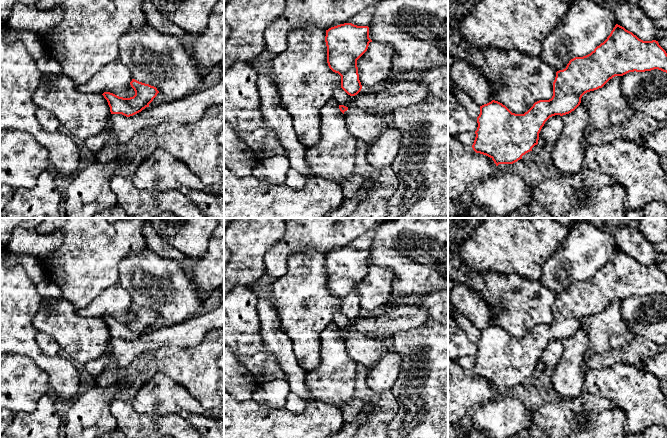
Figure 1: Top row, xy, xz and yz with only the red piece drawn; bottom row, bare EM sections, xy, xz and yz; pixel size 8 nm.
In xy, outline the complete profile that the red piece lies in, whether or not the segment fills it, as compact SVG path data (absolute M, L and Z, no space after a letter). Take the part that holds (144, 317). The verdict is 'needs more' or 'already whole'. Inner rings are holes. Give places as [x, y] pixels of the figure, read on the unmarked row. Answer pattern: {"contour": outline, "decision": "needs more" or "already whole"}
{"contour": "M132 303L130 309L135 315L135 319L130 322L119 321L110 316L102 318L108 326L111 338L122 338L126 341L133 340L149 331L149 328L159 317L156 311L135 303Z", "decision": "already whole"}

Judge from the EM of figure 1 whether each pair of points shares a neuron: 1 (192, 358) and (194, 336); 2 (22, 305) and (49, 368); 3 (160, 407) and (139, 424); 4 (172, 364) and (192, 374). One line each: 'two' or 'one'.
1: two
2: one
3: two
4: one

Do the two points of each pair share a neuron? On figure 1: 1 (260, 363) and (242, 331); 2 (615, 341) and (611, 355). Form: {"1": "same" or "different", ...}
{"1": "same", "2": "different"}

